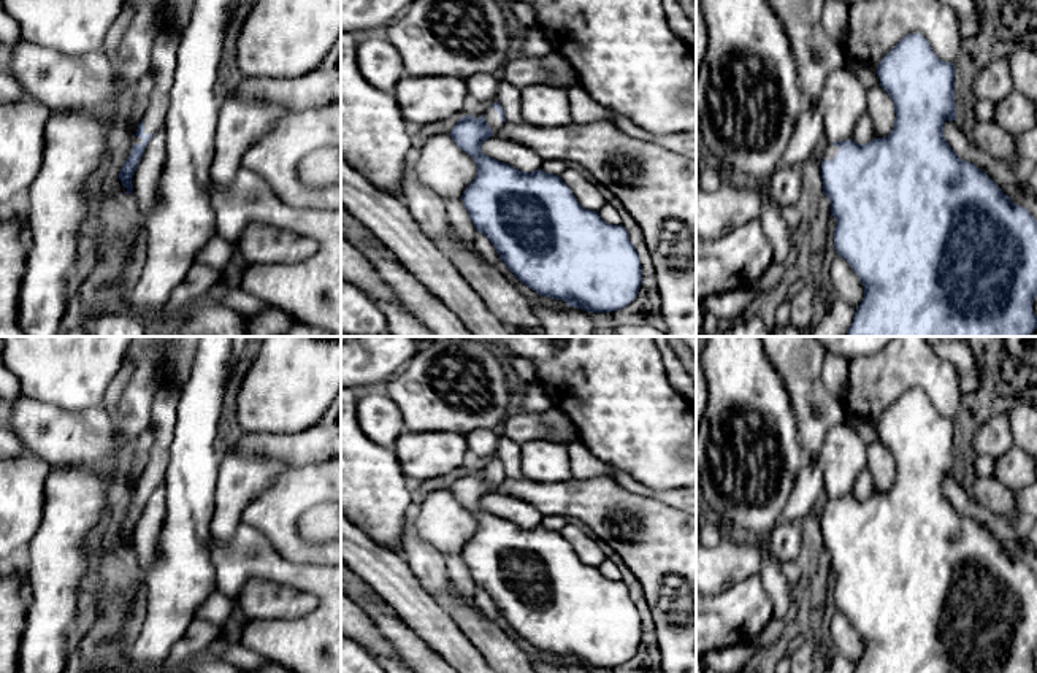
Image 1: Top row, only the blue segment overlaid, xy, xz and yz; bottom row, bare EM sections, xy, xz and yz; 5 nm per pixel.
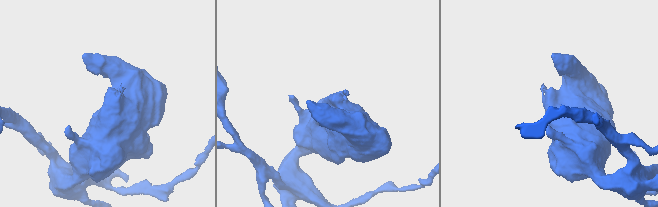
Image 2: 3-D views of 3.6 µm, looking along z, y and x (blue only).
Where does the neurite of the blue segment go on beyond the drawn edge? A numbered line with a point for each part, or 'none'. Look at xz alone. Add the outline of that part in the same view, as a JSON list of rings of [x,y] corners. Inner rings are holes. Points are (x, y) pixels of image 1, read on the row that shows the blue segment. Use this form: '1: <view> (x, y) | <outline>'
1: xz (492, 116) | [[[495,106],[493,108],[488,108],[484,113],[484,117],[485,117],[485,121],[487,121],[487,124],[488,124],[488,127],[492,130],[496,130],[496,129],[499,129],[504,124],[503,119],[499,117],[499,113],[496,111]]]

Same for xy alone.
1: xy (164, 57) | [[[163,29],[157,33],[152,51],[149,71],[154,76],[149,108],[143,117],[144,135],[163,129],[170,108],[170,89],[178,65],[178,46],[181,33],[174,29]]]

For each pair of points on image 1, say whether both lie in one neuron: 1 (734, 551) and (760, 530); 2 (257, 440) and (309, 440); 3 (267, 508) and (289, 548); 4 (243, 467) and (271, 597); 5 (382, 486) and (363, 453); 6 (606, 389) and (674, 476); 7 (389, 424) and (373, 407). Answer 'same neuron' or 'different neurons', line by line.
1: different neurons
2: same neuron
3: same neuron
4: same neuron
5: same neuron
6: same neuron
7: same neuron

